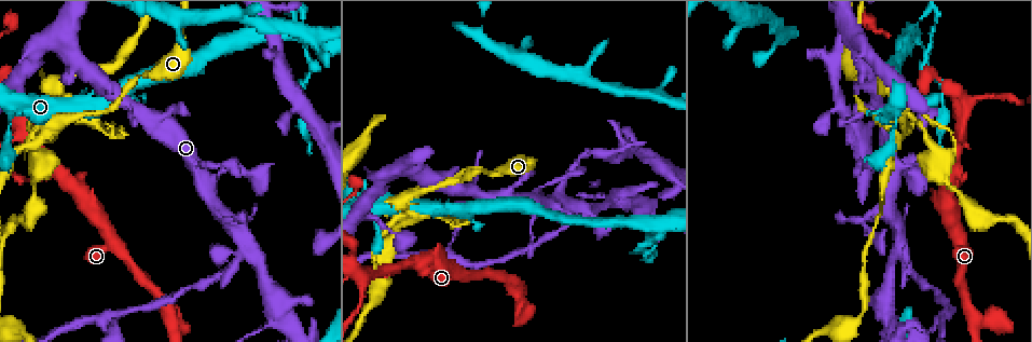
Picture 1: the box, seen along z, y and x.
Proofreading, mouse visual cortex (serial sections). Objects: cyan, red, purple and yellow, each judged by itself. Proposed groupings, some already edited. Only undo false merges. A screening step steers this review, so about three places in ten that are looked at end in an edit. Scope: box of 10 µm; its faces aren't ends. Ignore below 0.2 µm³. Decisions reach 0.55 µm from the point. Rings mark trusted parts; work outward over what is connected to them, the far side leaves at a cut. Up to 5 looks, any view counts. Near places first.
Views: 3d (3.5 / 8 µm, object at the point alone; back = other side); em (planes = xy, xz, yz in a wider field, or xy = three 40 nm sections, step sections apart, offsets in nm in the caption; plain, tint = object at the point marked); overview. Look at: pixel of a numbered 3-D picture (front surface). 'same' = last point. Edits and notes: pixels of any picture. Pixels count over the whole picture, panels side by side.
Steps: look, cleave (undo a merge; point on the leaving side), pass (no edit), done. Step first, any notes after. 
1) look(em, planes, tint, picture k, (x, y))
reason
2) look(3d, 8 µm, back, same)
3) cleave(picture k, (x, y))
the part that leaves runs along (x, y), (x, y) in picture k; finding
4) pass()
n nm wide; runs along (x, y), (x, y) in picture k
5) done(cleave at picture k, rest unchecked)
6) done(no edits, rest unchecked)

look(3d, 3.5 µm, picture 1, (60, 44))
three-way junction

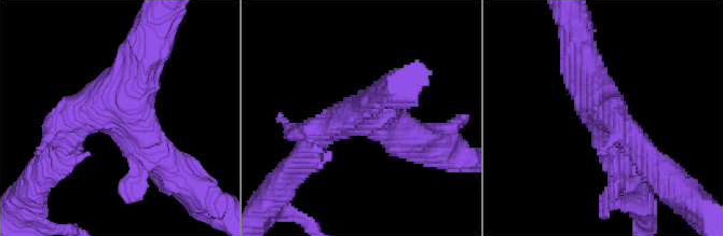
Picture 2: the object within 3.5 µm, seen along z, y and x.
pass()
runs along (172, 169), (116, 116), (63, 136) in picture 2; continuous, no second cell

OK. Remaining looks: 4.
look(3d, 3.5 µm, picture 1, (137, 76))
thin neck

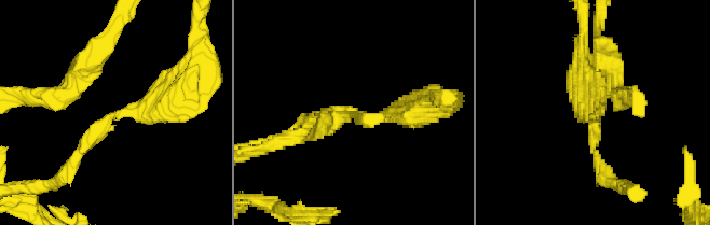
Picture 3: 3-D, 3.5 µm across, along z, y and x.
look(em, xy, step 3, plain, picture 3, (597, 112))
arms of 150, 350 nm; shape alone is not enough

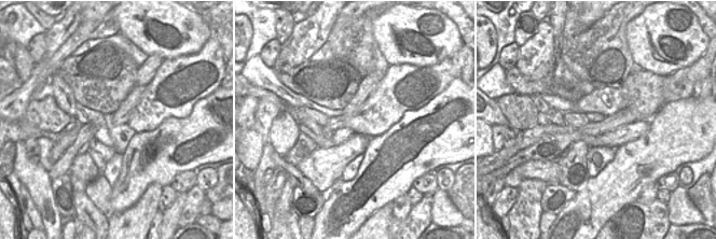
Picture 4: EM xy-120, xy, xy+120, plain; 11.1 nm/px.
look(em, xy, step 3, tint, same)

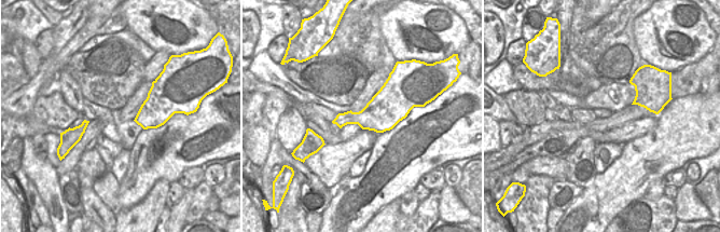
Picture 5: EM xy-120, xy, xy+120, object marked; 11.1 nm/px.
pass()
runs along (180, 88), (107, 117), (73, 164) in picture 3; all the same cell

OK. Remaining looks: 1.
done(no edits, rest unchecked)

